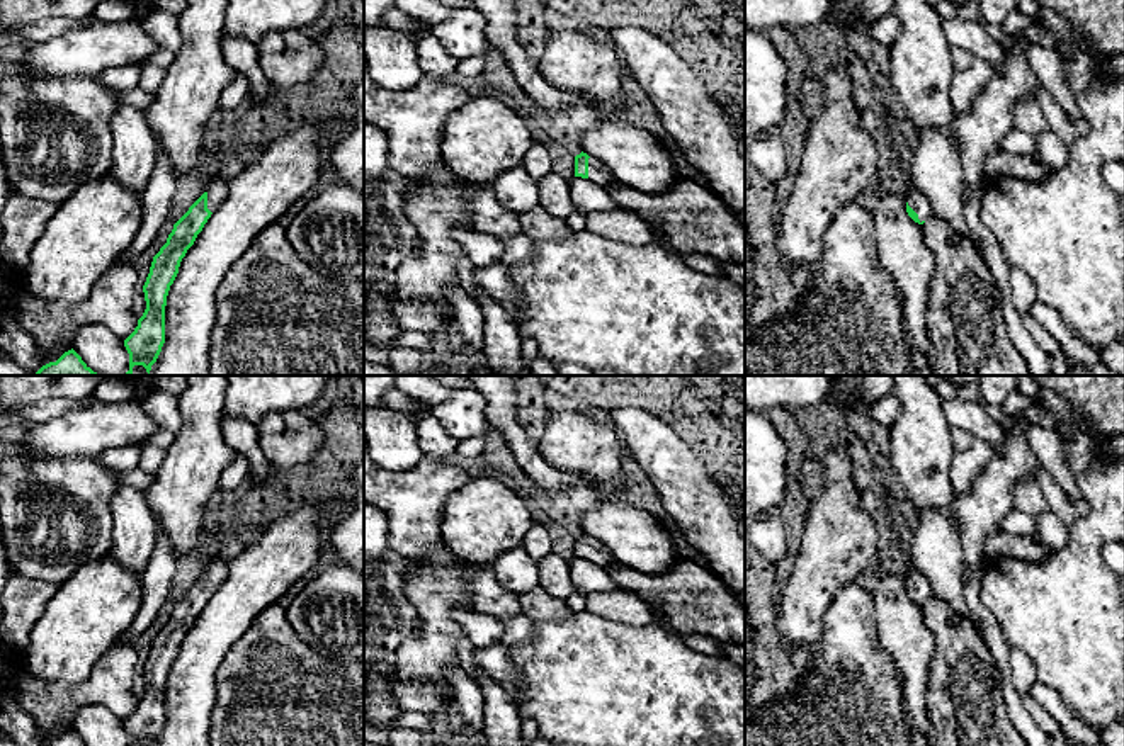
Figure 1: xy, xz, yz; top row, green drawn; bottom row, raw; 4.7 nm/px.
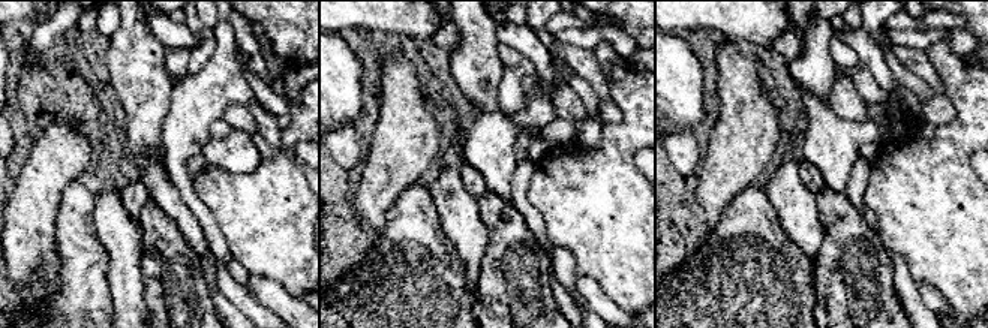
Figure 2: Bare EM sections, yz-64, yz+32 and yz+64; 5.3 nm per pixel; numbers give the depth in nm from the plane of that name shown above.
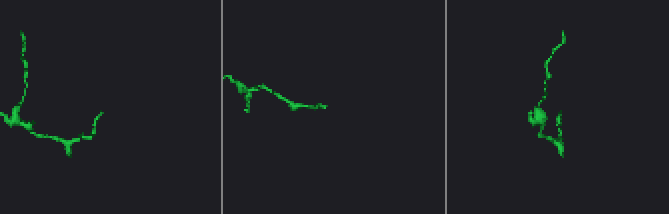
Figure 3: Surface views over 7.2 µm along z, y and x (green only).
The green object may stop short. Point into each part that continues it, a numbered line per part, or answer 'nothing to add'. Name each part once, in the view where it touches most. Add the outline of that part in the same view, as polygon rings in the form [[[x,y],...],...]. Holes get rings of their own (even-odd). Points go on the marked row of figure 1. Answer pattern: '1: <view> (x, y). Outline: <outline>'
1: yz (917, 201). Outline: [[[910,184],[906,187],[905,199],[906,199],[908,206],[918,214],[920,223],[927,221],[930,216],[934,216],[934,209],[932,209],[928,199],[913,184]]]

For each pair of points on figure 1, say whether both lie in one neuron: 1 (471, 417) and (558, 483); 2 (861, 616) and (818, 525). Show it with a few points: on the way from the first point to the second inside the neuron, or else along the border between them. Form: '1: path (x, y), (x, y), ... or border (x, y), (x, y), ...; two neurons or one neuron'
1: border (478, 393), (485, 401), (485, 418), (492, 429); two neurons
2: border (861, 580), (849, 582), (837, 593), (823, 617); two neurons

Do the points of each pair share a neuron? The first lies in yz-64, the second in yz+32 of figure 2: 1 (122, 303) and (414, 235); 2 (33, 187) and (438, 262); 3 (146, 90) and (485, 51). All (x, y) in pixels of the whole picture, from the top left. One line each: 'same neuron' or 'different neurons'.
1: different neurons
2: different neurons
3: same neuron

